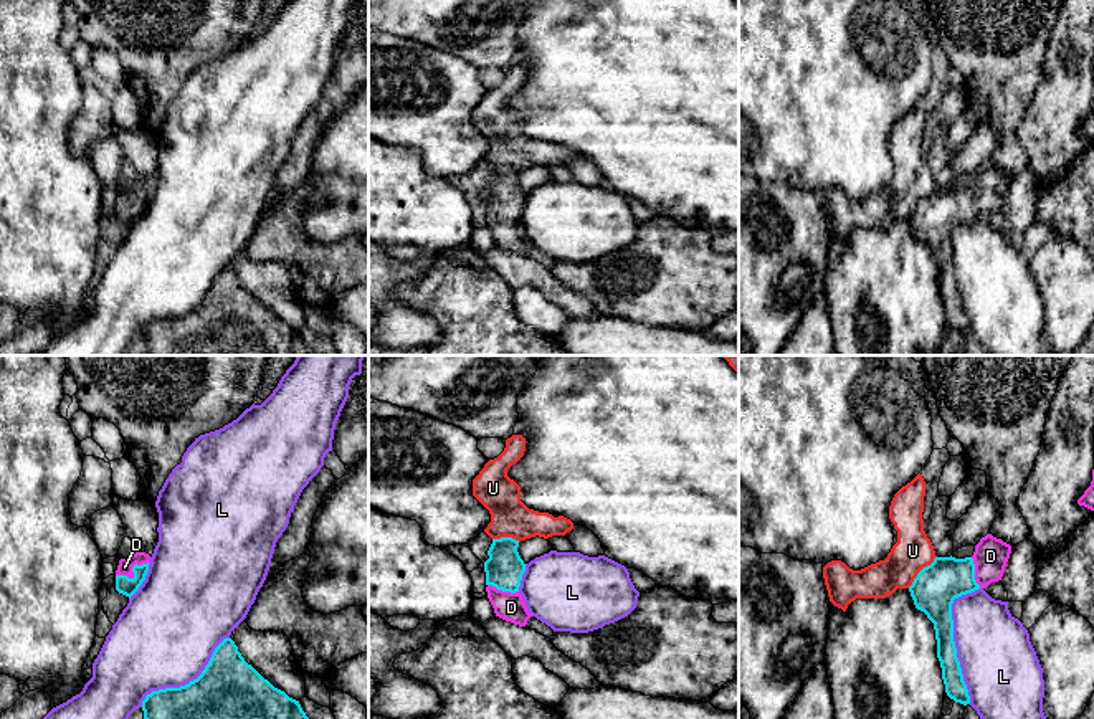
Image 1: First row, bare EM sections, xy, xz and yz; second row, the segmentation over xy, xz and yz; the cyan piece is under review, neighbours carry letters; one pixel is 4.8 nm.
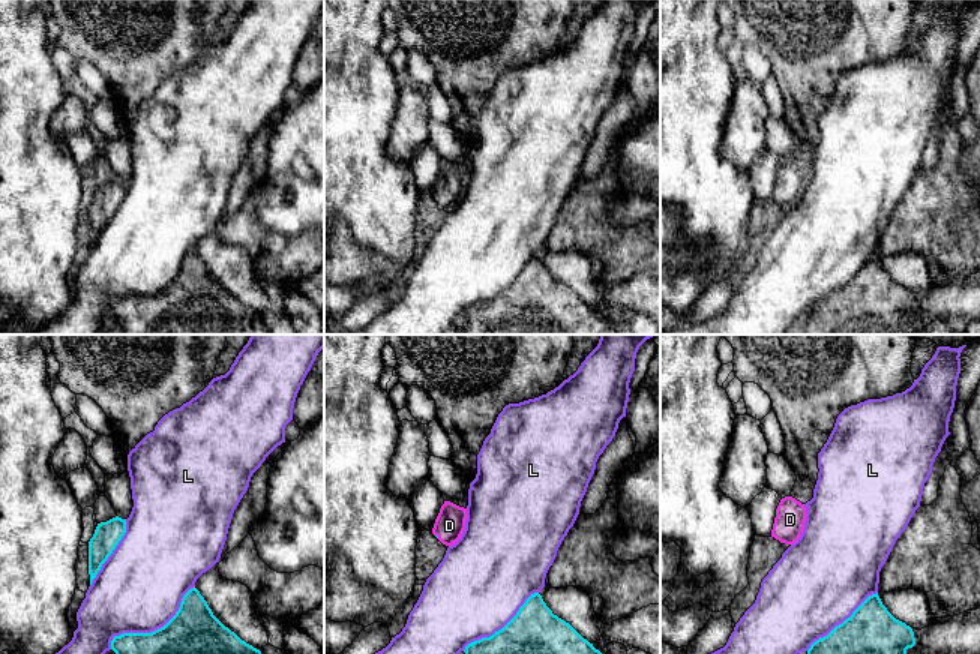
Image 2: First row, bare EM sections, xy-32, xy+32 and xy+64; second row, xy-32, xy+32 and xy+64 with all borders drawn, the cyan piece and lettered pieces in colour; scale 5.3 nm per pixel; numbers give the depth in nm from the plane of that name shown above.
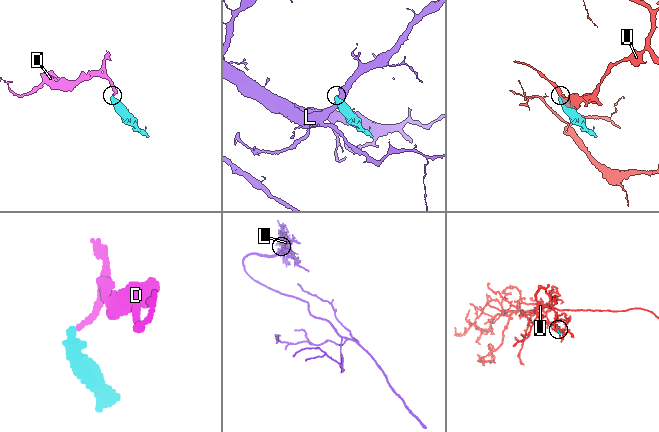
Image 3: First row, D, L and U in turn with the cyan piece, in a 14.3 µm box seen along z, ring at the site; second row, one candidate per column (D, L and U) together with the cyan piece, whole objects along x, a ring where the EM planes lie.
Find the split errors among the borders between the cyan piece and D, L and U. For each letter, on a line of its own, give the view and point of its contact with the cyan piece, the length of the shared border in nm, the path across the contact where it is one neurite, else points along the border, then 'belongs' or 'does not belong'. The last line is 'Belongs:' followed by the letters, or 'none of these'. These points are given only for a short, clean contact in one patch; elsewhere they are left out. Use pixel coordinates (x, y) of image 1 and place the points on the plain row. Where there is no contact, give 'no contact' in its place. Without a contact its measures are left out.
D: xy (133, 200) | 180 nm | across xy (124, 215), (133, 200), (124, 197) | belongs
L: yz (952, 270) | 550 nm | does not belong
U: yz (921, 200) | 220 nm | does not belong
Belongs: D

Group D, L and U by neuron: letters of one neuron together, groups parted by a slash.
D / L / U

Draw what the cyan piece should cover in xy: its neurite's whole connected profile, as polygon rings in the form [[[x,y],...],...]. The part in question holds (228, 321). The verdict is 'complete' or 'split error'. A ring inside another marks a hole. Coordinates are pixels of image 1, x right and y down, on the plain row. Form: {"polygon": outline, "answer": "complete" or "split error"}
{"polygon": [[[231,268],[213,281],[202,304],[180,317],[152,321],[142,331],[145,355],[316,355],[299,331],[274,317],[245,291]]], "answer": "complete"}

